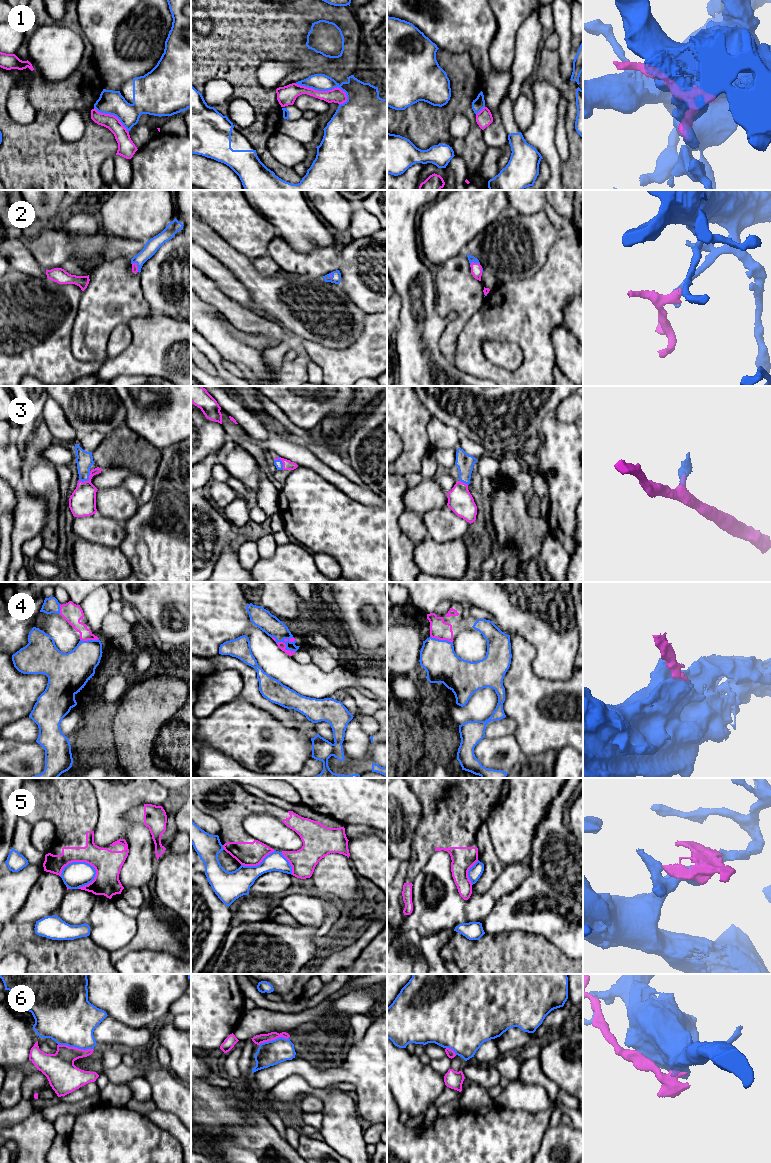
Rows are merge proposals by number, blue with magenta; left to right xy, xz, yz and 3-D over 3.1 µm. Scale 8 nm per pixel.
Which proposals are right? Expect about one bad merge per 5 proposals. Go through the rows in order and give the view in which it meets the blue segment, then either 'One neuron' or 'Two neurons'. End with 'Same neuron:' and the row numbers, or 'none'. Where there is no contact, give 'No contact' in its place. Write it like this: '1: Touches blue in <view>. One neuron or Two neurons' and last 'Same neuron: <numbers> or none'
1: Touches blue in xz. Two neurons
2: Touches blue in yz. One neuron
3: Touches blue in xy. One neuron
4: Touches blue in xz. One neuron
5: Touches blue in xy. Two neurons
6: Touches blue in xy. Two neurons
Same neuron: 2, 3, 4

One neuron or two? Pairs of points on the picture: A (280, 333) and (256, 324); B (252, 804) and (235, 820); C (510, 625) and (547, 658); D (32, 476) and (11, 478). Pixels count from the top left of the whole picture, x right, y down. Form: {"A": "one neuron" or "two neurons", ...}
{"A": "one neuron", "B": "one neuron", "C": "one neuron", "D": "two neurons"}

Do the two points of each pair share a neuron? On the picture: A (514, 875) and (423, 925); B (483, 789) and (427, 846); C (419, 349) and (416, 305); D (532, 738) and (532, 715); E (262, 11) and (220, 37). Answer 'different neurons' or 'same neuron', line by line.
A: same neuron
B: same neuron
C: same neuron
D: same neuron
E: same neuron

